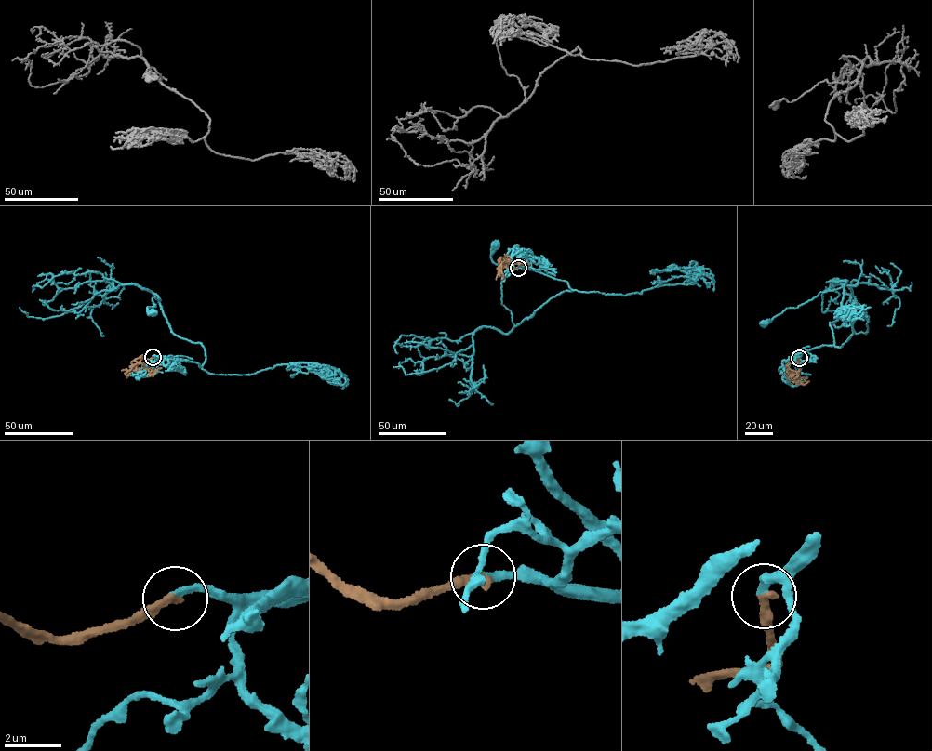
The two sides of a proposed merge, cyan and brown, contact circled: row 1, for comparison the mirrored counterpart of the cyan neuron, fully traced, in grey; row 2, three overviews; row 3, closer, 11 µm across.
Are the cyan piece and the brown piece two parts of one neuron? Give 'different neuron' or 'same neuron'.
same neuron

